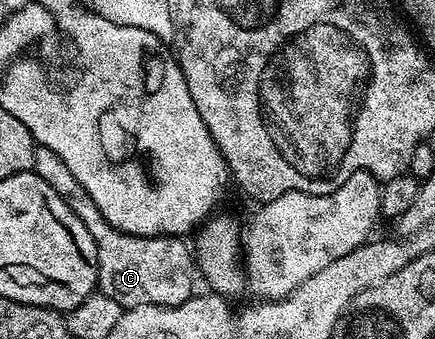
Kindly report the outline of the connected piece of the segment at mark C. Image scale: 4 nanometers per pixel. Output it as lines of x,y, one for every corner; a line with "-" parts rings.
39,147
36,152
34,173
42,176
54,192
58,192
70,204
74,216
86,224
90,236
94,236
94,244
98,248
98,290
99,293
110,296
121,308
130,306
177,306
193,297
192,277
197,277
198,270
194,265
194,254
183,237
161,236
158,238
143,238
133,234
124,234
115,230
104,219
102,212
90,200
90,196
74,180
70,168
62,164
62,160
50,148

